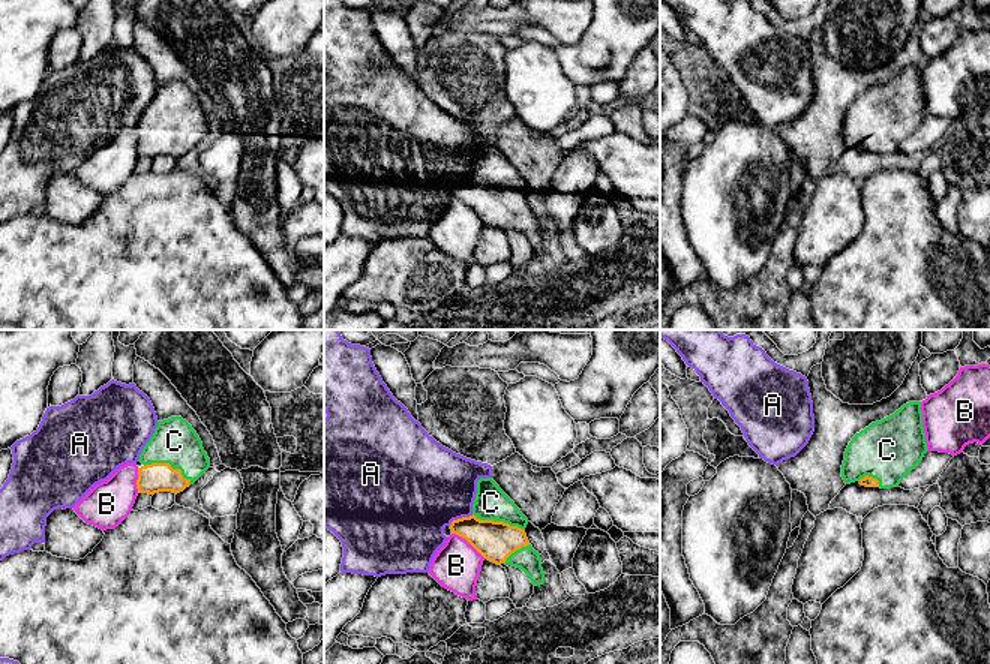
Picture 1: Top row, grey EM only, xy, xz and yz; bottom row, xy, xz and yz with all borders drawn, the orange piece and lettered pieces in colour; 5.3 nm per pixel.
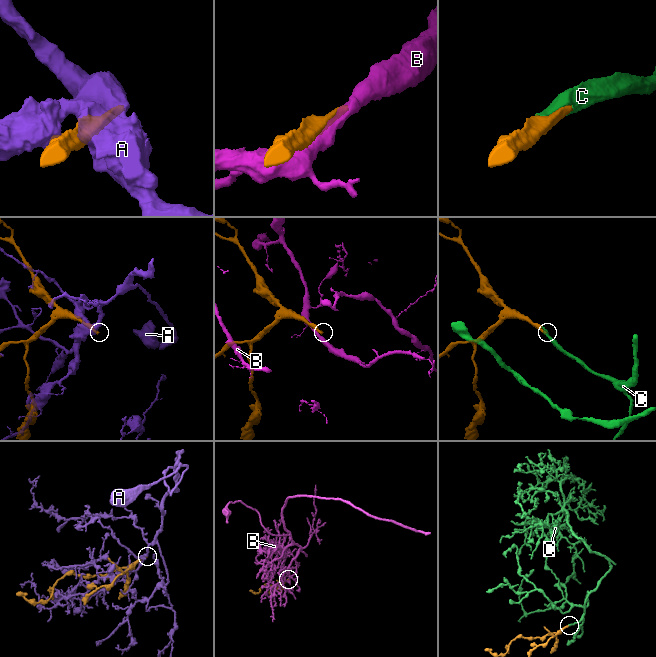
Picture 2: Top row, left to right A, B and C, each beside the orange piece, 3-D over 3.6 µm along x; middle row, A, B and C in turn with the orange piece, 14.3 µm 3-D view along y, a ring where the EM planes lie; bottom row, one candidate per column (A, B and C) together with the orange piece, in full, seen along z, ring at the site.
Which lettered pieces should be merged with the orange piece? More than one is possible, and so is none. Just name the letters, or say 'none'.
C

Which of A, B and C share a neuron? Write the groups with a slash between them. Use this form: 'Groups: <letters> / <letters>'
Groups: A / B / C

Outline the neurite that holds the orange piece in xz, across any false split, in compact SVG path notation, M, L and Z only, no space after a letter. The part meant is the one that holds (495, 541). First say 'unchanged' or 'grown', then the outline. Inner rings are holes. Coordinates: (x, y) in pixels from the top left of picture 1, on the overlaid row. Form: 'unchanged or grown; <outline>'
grown; M492 478L477 481L477 493L472 504L472 514L453 520L452 534L465 538L484 559L501 565L520 568L534 586L544 583L540 555L530 544L525 528L528 519L520 513L514 502L500 489Z

